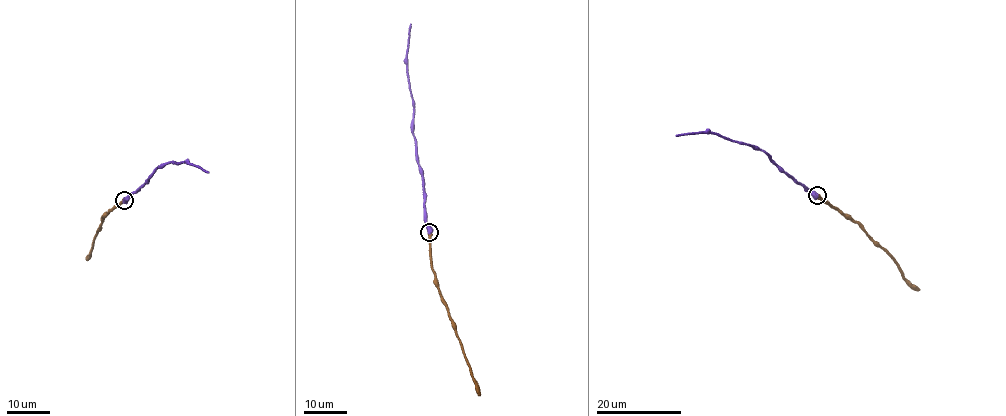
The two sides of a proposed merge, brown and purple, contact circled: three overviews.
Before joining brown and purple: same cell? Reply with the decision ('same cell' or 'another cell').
same cell

